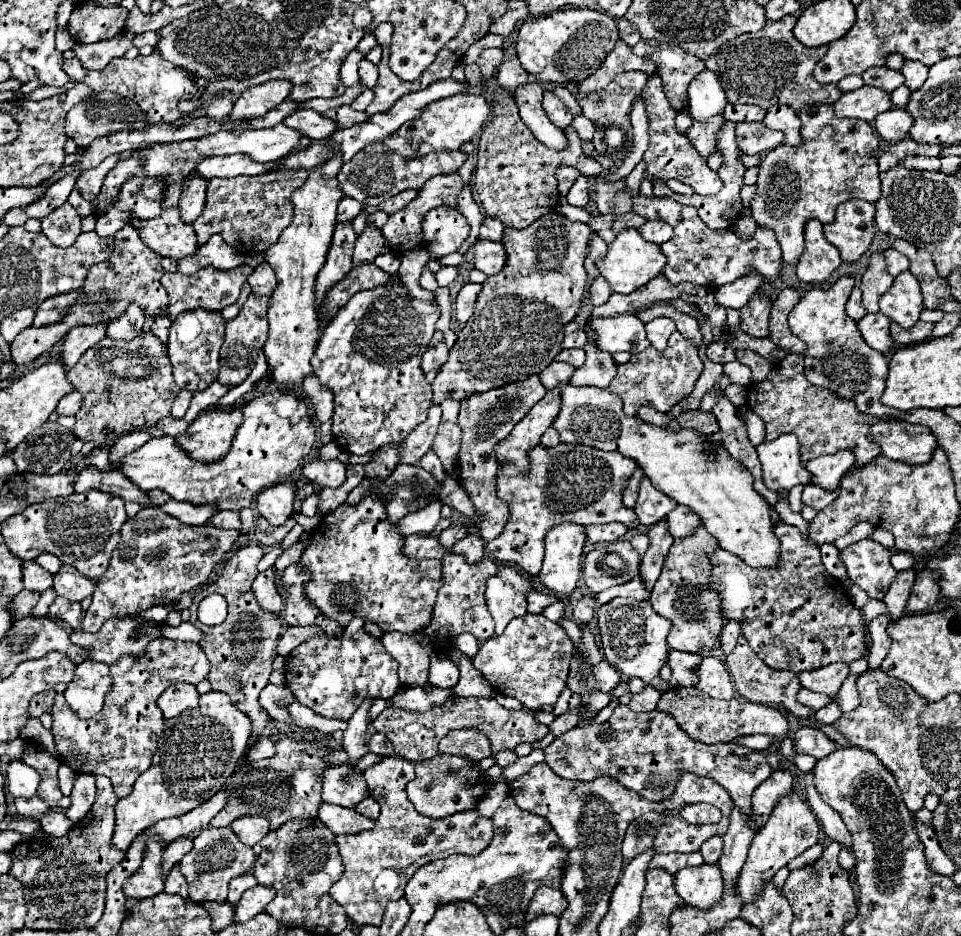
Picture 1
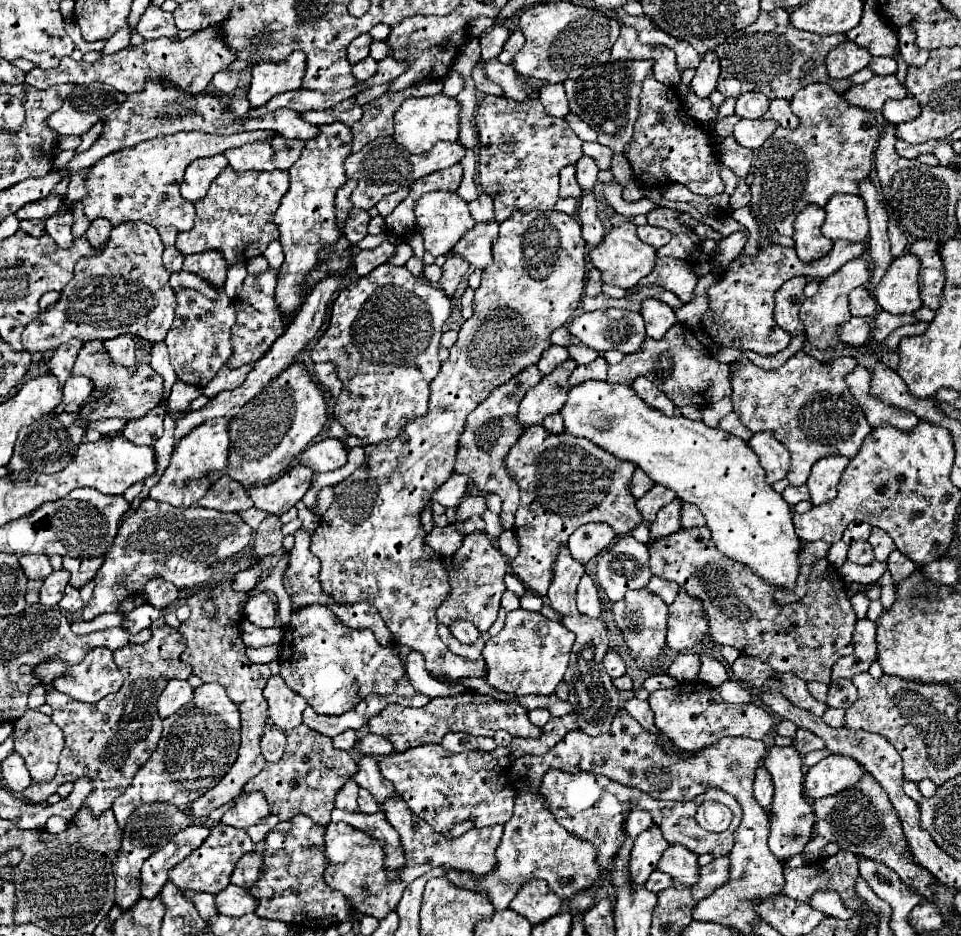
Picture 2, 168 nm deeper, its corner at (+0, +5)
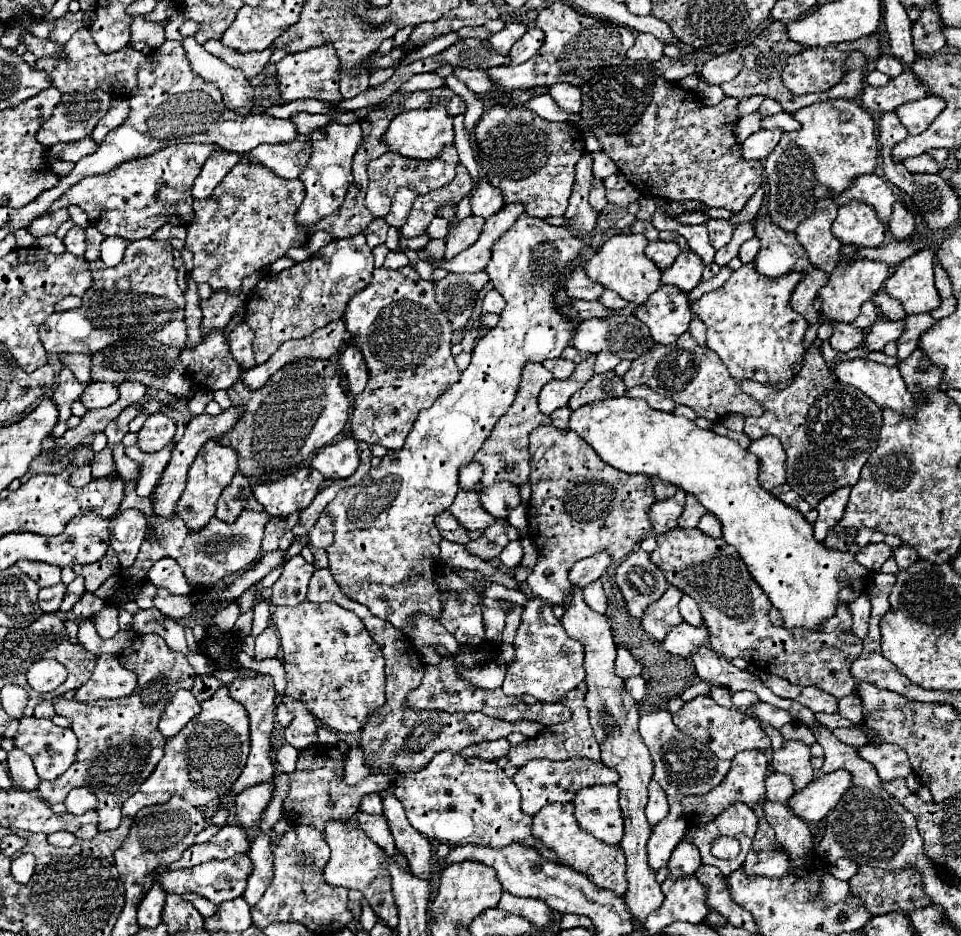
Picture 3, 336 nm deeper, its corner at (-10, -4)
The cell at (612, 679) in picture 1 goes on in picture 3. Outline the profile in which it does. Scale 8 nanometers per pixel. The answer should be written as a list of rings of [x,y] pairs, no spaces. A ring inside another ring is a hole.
[[[619,648],[617,650],[617,660],[615,660],[615,672],[623,680],[627,680],[627,678],[633,678],[633,676],[641,674],[641,664],[631,656],[629,650]]]

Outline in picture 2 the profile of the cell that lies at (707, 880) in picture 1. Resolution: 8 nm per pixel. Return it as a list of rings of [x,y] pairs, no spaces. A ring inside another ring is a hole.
[[[669,845],[667,851],[663,851],[663,855],[657,863],[657,869],[685,885],[693,885],[699,877],[697,875],[699,873],[697,855],[683,845]]]

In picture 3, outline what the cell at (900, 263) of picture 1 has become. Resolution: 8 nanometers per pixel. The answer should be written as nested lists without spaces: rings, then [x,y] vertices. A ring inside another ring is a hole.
[[[901,202],[893,204],[893,214],[891,214],[889,228],[891,228],[891,234],[897,240],[909,240],[913,236],[913,230],[915,230],[913,216],[905,210],[905,206]]]

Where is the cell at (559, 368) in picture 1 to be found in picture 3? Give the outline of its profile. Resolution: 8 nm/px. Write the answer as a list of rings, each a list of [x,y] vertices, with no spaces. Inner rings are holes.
[[[565,358],[545,360],[543,366],[545,366],[547,370],[551,370],[555,378],[569,378],[569,374],[573,374],[573,370],[575,370],[575,364],[573,364],[571,360],[565,360]]]

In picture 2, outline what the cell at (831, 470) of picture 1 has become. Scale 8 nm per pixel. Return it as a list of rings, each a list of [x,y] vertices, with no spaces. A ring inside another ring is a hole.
[[[841,455],[819,459],[813,465],[813,471],[807,481],[807,487],[811,493],[811,505],[821,505],[821,503],[835,499],[837,483],[847,465],[849,465],[849,459]]]

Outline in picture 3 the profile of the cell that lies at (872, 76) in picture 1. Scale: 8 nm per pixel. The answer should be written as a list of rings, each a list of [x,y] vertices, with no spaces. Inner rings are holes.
[[[881,54],[875,66],[877,66],[879,72],[887,74],[889,78],[895,78],[895,76],[899,76],[903,72],[903,64],[895,56],[891,56],[891,54]]]

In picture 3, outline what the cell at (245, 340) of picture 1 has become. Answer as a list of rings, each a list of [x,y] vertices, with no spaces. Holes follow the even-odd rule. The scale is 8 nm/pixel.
[[[363,234],[345,240],[333,240],[321,248],[319,258],[297,262],[279,274],[265,274],[261,282],[249,292],[249,302],[245,304],[245,322],[253,328],[255,334],[255,364],[265,364],[283,342],[305,338],[325,324],[341,320],[349,300],[369,284],[371,274],[373,254],[365,244]]]

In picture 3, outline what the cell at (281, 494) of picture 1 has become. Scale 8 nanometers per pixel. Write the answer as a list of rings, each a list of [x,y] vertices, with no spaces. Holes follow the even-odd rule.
[[[301,466],[285,478],[275,482],[255,482],[253,494],[265,512],[275,518],[287,518],[293,512],[305,510],[317,496],[319,486],[325,482],[321,472],[309,466]]]

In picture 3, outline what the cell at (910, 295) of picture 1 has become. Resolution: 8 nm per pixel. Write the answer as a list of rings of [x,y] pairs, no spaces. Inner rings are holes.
[[[921,250],[903,260],[885,280],[885,292],[903,304],[907,316],[935,310],[941,300],[933,284],[933,252]]]

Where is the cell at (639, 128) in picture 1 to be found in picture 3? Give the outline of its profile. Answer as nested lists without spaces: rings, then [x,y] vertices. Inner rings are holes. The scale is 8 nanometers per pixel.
[[[683,212],[679,216],[675,216],[675,220],[679,224],[685,224],[685,226],[693,226],[693,224],[707,224],[707,216],[701,214],[701,212]]]

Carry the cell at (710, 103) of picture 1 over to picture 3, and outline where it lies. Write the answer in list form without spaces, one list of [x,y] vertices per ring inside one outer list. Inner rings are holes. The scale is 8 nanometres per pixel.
[[[727,52],[727,54],[719,54],[713,56],[705,62],[701,74],[705,78],[707,84],[715,84],[721,86],[727,80],[733,80],[741,70],[741,56],[739,52]]]

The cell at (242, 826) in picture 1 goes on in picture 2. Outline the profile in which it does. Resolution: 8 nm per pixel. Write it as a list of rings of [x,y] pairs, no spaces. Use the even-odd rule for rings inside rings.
[[[261,791],[241,793],[239,797],[233,799],[233,807],[221,817],[221,823],[237,829],[249,829],[251,825],[257,825],[267,815],[269,815],[269,807]]]

